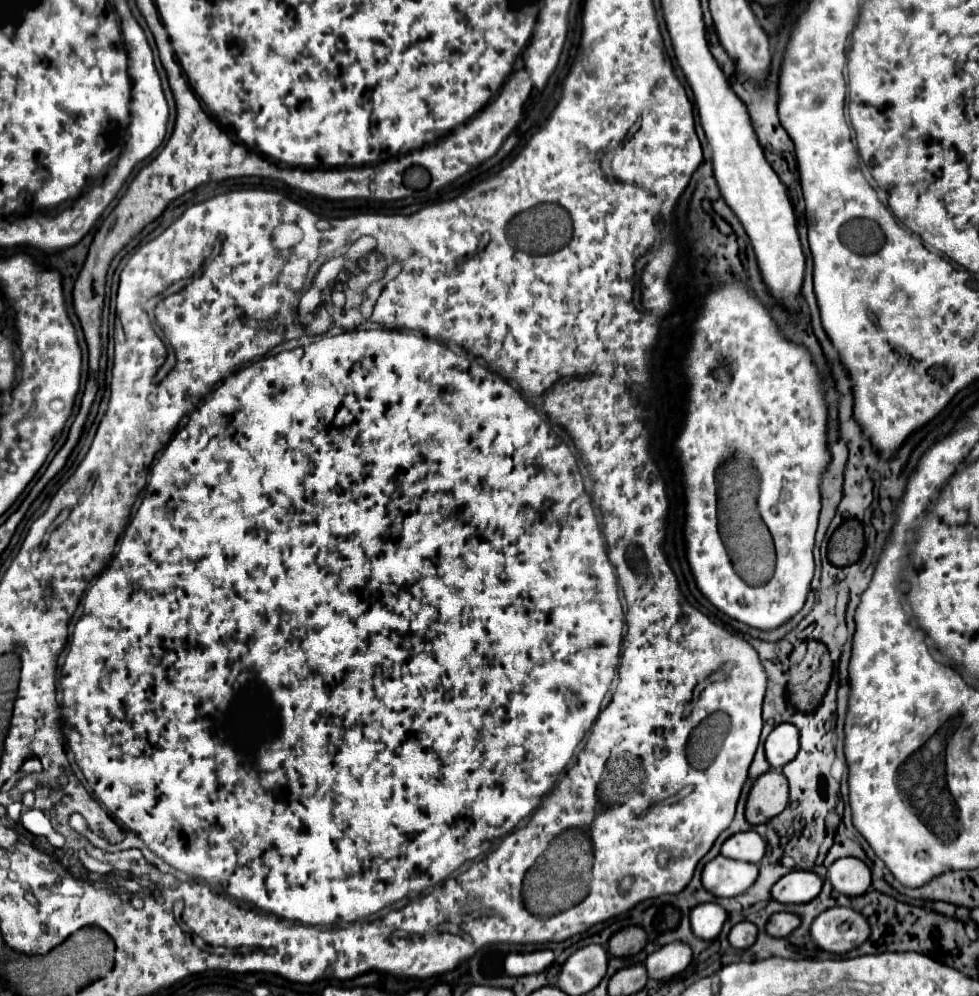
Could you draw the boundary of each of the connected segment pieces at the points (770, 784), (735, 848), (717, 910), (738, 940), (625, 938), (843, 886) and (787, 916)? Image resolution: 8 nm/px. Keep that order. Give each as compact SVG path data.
M768 770L752 786L746 802L746 820L764 824L778 816L788 804L788 780L782 772Z
M754 830L738 832L722 844L722 854L728 858L734 858L734 860L760 862L764 852L766 852L766 842Z
M704 902L692 910L690 924L692 924L692 930L698 938L712 940L720 934L726 918L728 918L728 914L718 902Z
M744 920L744 922L738 922L736 926L732 926L728 938L734 948L744 950L756 942L756 934L758 934L758 928L754 924L750 924L748 920Z
M628 926L618 930L610 942L608 942L608 950L612 956L634 956L638 954L644 946L646 946L646 932L642 926Z
M852 856L838 858L828 868L828 880L844 896L860 896L870 888L870 868Z
M778 912L778 914L774 914L774 916L768 920L766 932L768 932L770 936L784 938L784 936L788 936L792 930L796 930L798 924L800 924L800 916L798 916L798 914Z

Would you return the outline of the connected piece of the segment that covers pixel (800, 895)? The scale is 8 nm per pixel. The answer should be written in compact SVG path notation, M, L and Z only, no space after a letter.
M792 870L782 876L774 888L772 898L784 904L804 904L818 896L822 890L822 878L808 870Z

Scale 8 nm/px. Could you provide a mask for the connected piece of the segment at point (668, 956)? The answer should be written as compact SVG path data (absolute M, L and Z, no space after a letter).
M666 944L666 948L656 950L648 956L646 968L648 976L654 980L666 980L680 974L692 960L692 948L688 944Z

